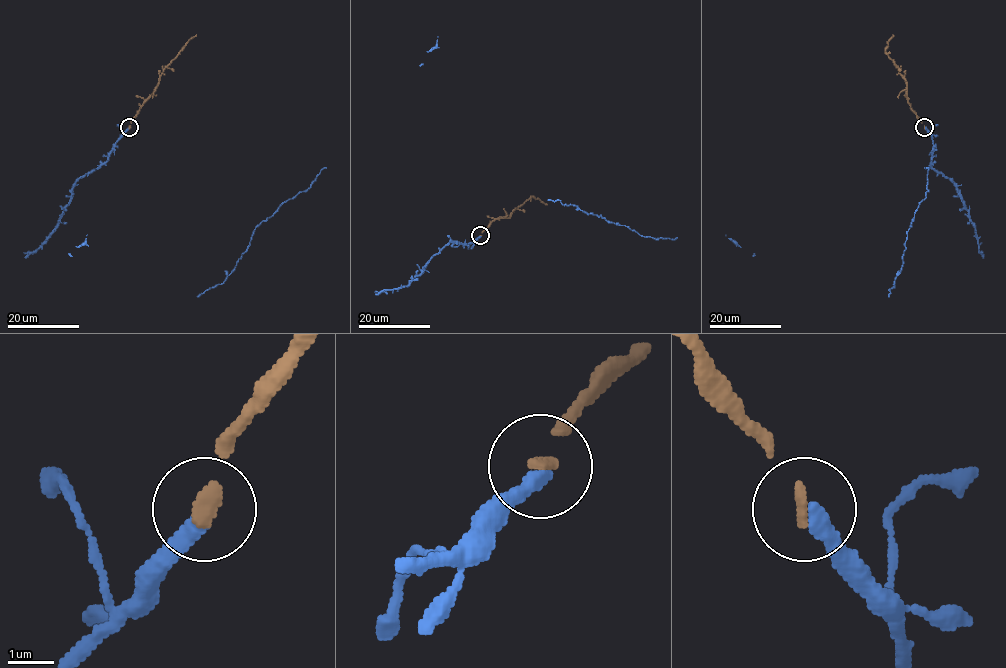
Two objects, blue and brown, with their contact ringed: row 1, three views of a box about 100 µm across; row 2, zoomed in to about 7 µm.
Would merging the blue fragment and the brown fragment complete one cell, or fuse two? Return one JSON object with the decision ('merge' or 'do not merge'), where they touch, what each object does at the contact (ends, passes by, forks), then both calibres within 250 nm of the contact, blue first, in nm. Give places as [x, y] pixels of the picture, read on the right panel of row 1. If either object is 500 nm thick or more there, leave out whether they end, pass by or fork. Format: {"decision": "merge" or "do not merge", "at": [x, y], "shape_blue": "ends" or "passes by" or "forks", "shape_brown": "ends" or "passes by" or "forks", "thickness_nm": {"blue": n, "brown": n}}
{"decision": "merge", "at": [924, 127], "shape_blue": "ends", "shape_brown": "ends", "thickness_nm": {"blue": 360, "brown": 280}}

